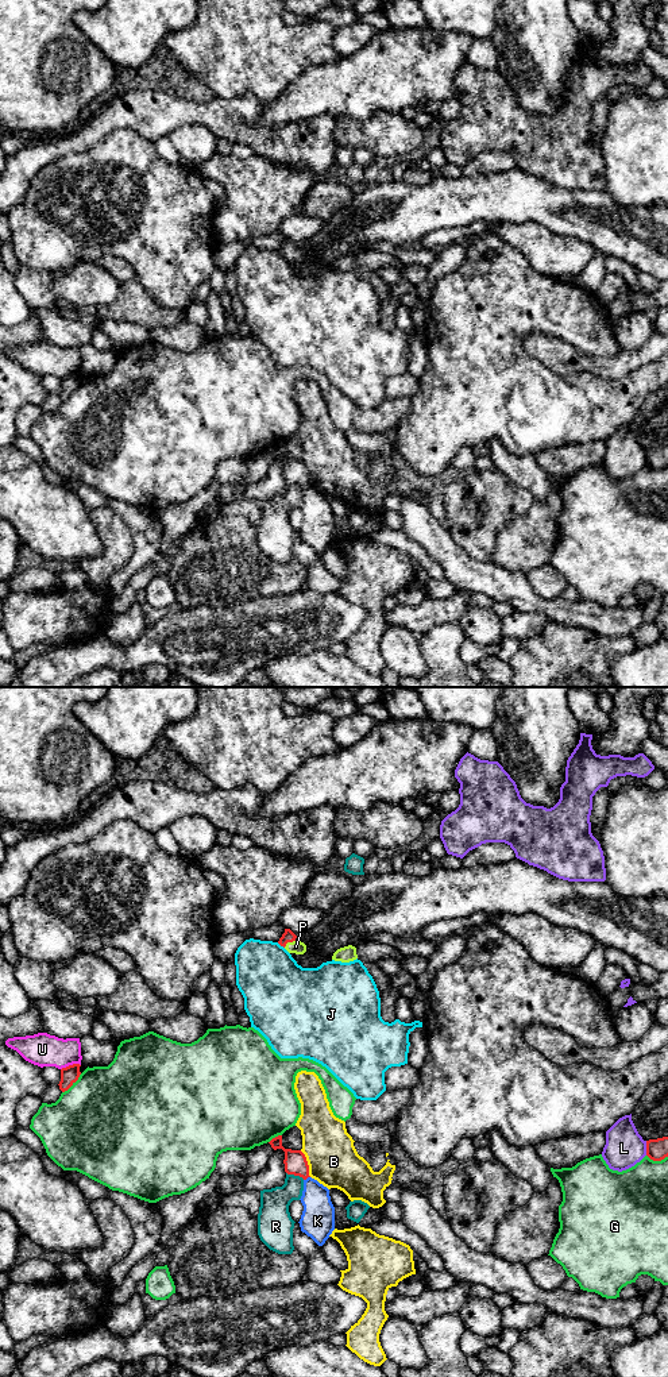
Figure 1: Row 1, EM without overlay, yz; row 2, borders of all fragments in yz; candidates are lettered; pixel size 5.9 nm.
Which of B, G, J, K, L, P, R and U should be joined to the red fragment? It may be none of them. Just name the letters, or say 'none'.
P

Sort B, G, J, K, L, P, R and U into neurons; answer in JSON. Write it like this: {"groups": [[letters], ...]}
{"groups": [["B"], ["G"], ["J"], ["K"], ["L"], ["P"], ["R"], ["U"]]}

